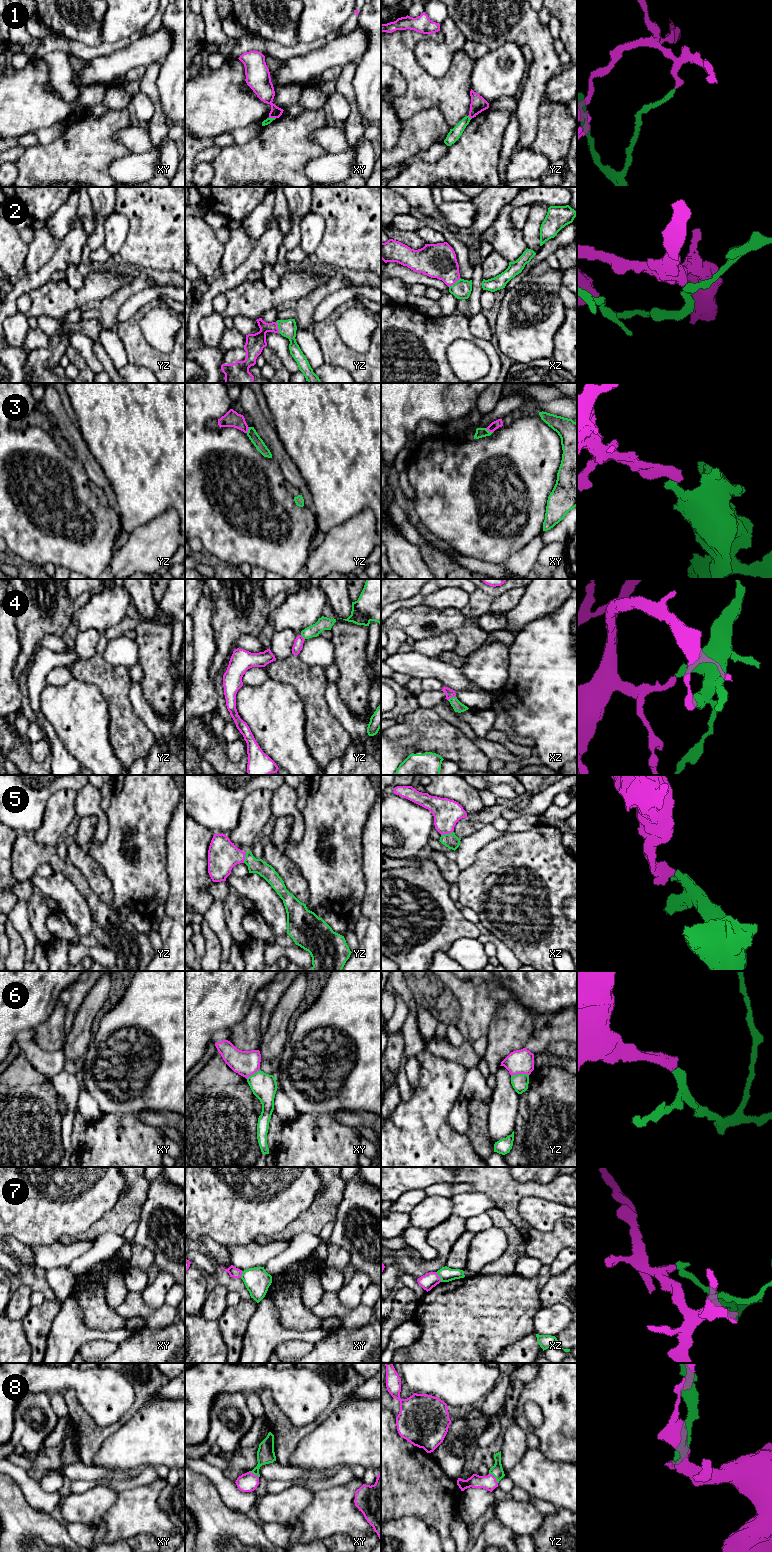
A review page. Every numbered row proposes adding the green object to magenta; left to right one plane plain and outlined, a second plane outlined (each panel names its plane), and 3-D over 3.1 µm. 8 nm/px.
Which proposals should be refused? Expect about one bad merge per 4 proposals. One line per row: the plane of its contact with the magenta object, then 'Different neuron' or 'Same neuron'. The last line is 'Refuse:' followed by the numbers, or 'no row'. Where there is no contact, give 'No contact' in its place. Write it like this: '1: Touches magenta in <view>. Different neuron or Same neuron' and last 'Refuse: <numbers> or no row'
1: Touches magenta in xy. Different neuron
2: Touches magenta in xz. Same neuron
3: Touches magenta in xy. Same neuron
4: Touches magenta in xz. Same neuron
5: Touches magenta in xz. Same neuron
6: Touches magenta in yz. Different neuron
7: Touches magenta in xz. Different neuron
8: Touches magenta in yz. Same neuron
Refuse: 1, 6, 7

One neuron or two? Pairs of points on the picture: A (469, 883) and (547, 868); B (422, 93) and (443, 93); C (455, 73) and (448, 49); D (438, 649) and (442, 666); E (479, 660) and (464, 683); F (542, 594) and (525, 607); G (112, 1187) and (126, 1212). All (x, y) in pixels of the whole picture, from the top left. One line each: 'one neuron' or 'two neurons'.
A: one neuron
B: one neuron
C: two neurons
D: two neurons
E: two neurons
F: one neuron
G: two neurons

